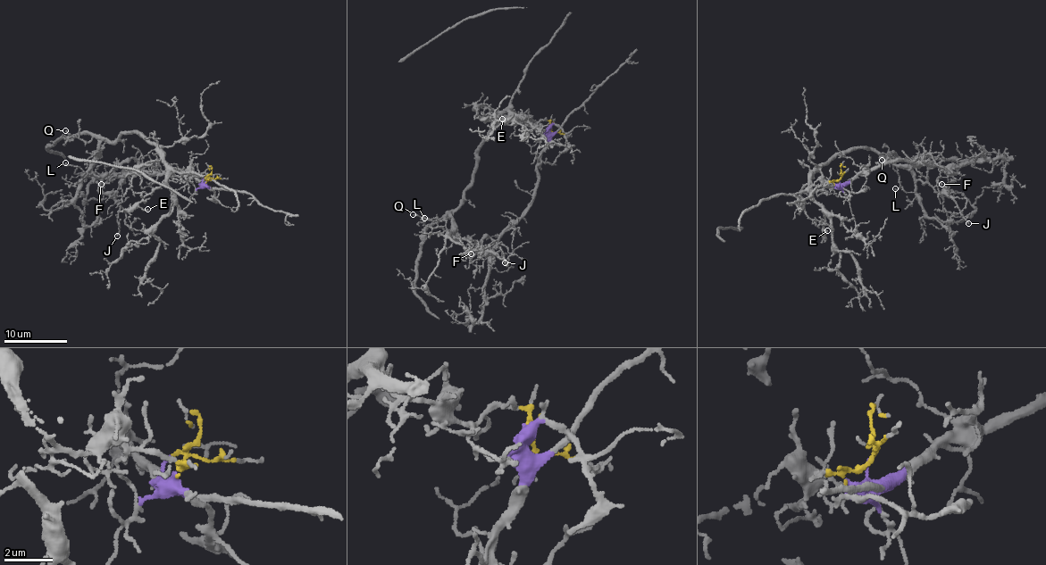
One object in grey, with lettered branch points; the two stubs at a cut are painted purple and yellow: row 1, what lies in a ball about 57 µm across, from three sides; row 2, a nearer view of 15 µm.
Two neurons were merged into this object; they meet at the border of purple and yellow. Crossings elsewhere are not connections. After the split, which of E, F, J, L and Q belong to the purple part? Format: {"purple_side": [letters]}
{"purple_side": []}

